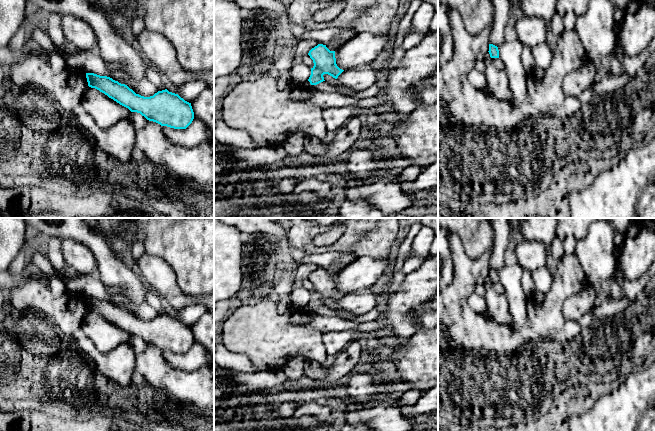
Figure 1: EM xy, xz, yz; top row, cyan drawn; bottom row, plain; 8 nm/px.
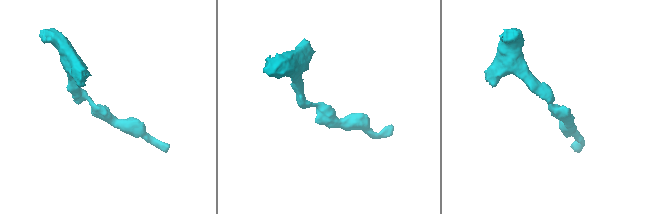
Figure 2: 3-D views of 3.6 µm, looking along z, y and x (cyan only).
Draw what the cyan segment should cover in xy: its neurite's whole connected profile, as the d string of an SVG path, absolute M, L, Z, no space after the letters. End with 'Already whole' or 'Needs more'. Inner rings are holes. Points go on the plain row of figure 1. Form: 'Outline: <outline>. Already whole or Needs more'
Outline: M86 297L86 302L89 311L99 314L131 336L140 337L147 344L161 350L186 353L194 343L191 327L167 313L144 321L107 300Z. Already whole

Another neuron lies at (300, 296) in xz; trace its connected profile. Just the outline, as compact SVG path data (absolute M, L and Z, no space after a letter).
M302 286L293 289L290 298L294 308L297 306L304 306L307 305L311 299L311 292Z

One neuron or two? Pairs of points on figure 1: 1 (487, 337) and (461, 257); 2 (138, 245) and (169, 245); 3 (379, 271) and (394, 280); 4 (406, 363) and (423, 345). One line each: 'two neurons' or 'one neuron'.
1: one neuron
2: two neurons
3: two neurons
4: one neuron

